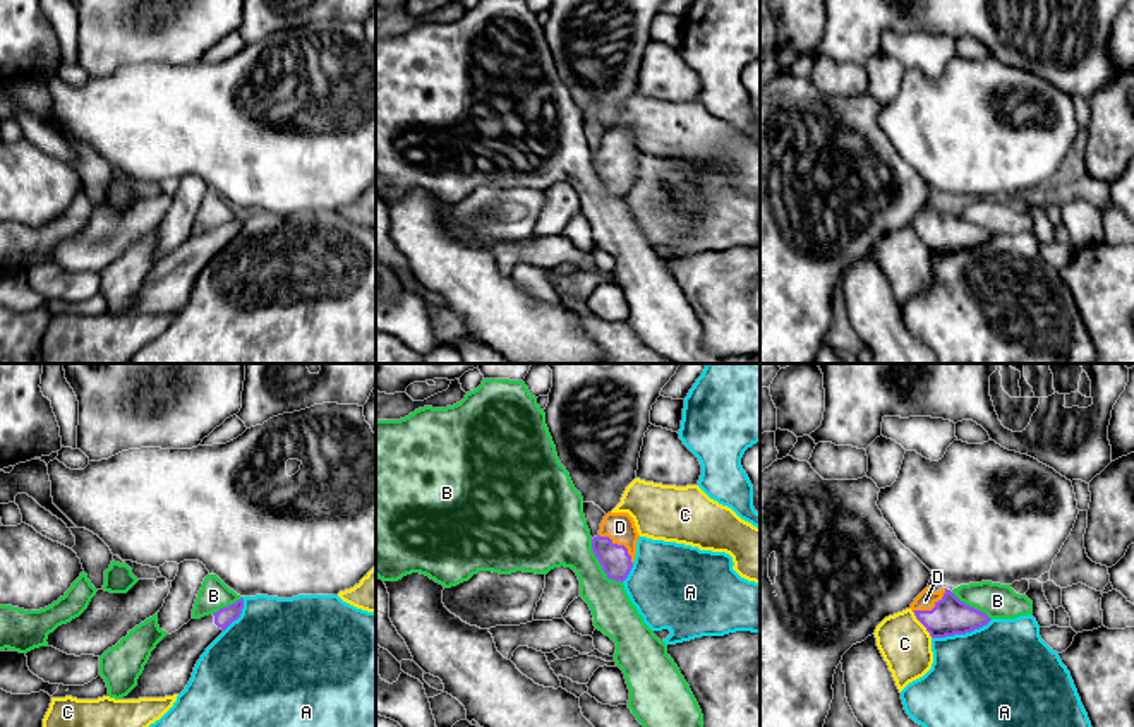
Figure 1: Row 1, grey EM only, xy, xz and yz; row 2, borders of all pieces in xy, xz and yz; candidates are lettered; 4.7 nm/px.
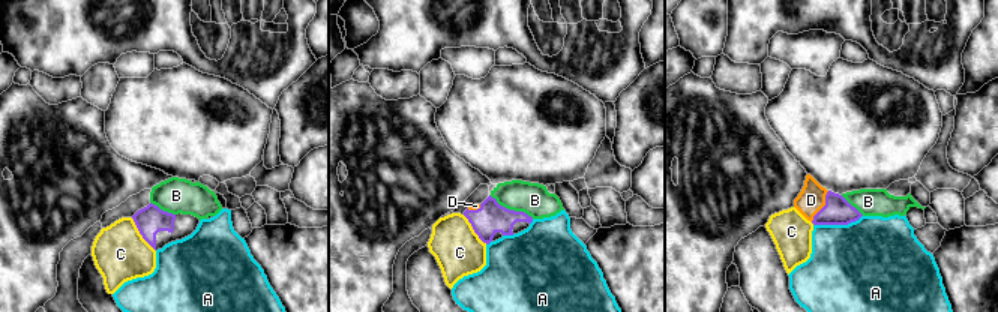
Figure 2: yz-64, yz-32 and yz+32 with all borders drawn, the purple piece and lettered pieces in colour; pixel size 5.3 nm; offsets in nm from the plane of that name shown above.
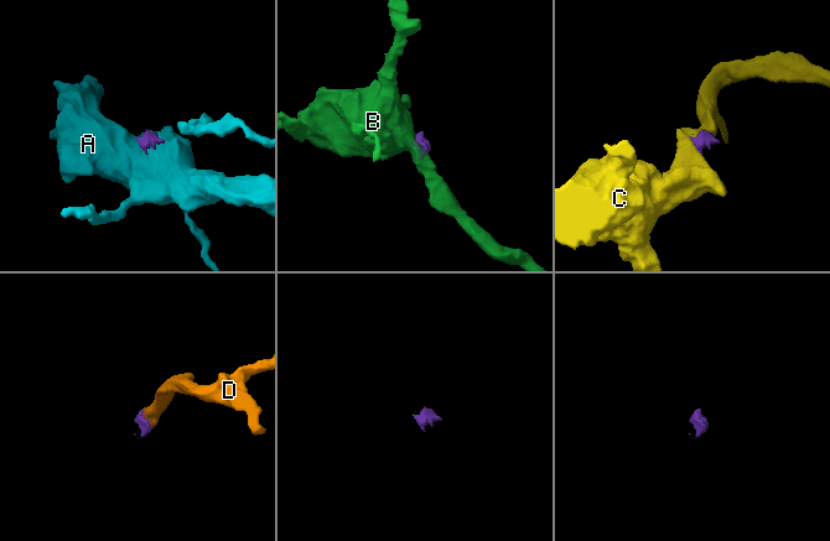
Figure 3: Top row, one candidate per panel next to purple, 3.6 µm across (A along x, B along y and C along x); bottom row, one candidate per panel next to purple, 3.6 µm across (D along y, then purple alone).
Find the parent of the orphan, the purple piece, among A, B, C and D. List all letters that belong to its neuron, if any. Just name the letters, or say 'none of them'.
D

